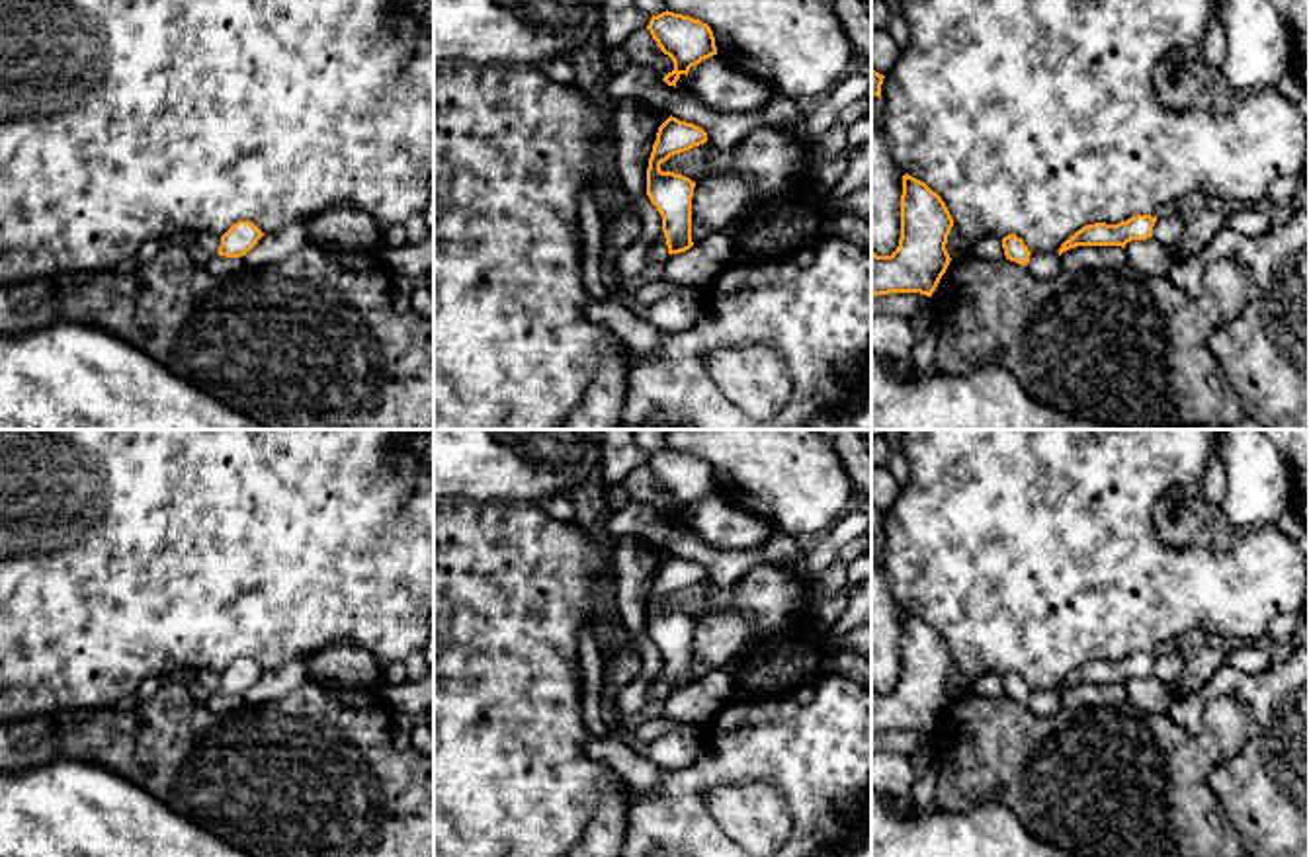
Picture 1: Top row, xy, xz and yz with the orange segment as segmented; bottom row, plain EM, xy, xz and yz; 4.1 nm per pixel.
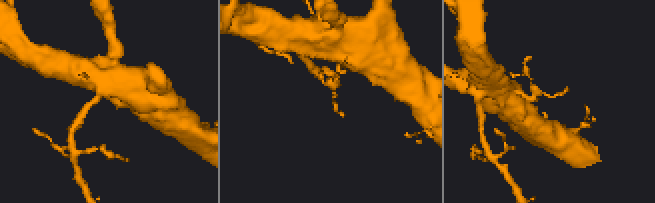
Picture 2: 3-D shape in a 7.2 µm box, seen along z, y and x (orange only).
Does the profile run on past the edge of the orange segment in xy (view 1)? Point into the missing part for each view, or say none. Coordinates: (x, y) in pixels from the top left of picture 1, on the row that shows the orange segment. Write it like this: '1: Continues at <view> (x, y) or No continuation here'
1: No continuation here

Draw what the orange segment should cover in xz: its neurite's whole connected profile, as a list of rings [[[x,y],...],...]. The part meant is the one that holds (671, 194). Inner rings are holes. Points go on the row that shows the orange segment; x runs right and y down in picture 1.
[[[668,117],[656,133],[647,168],[647,195],[662,217],[662,232],[668,254],[680,254],[692,242],[692,197],[696,182],[682,174],[662,172],[660,164],[670,156],[707,143],[707,133],[694,125]]]

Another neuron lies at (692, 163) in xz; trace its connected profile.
[[[707,141],[686,152],[670,156],[666,162],[660,164],[660,170],[682,174],[682,176],[690,178],[692,182],[697,182],[707,176],[707,162],[717,152],[719,152],[719,148]]]

